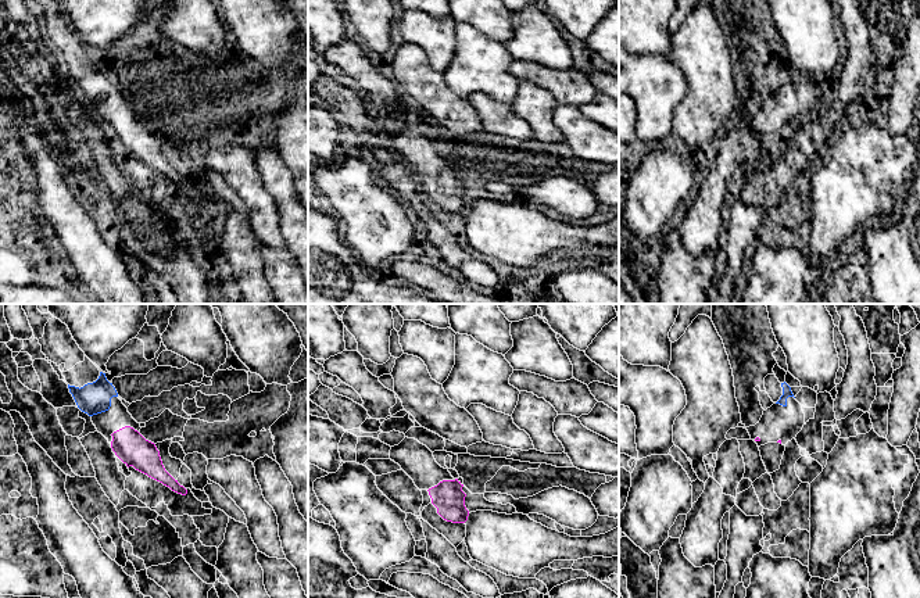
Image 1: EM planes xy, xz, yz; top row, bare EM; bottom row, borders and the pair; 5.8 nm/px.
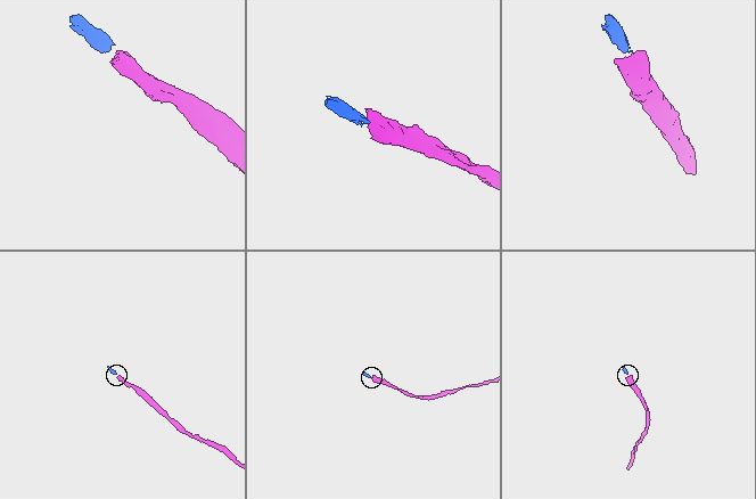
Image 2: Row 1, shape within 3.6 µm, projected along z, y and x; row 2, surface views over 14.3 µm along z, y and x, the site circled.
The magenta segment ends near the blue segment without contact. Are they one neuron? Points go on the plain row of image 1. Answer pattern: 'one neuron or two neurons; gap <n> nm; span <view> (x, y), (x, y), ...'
one neuron; gap 130 nm; span xy (117, 120), (107, 99)

